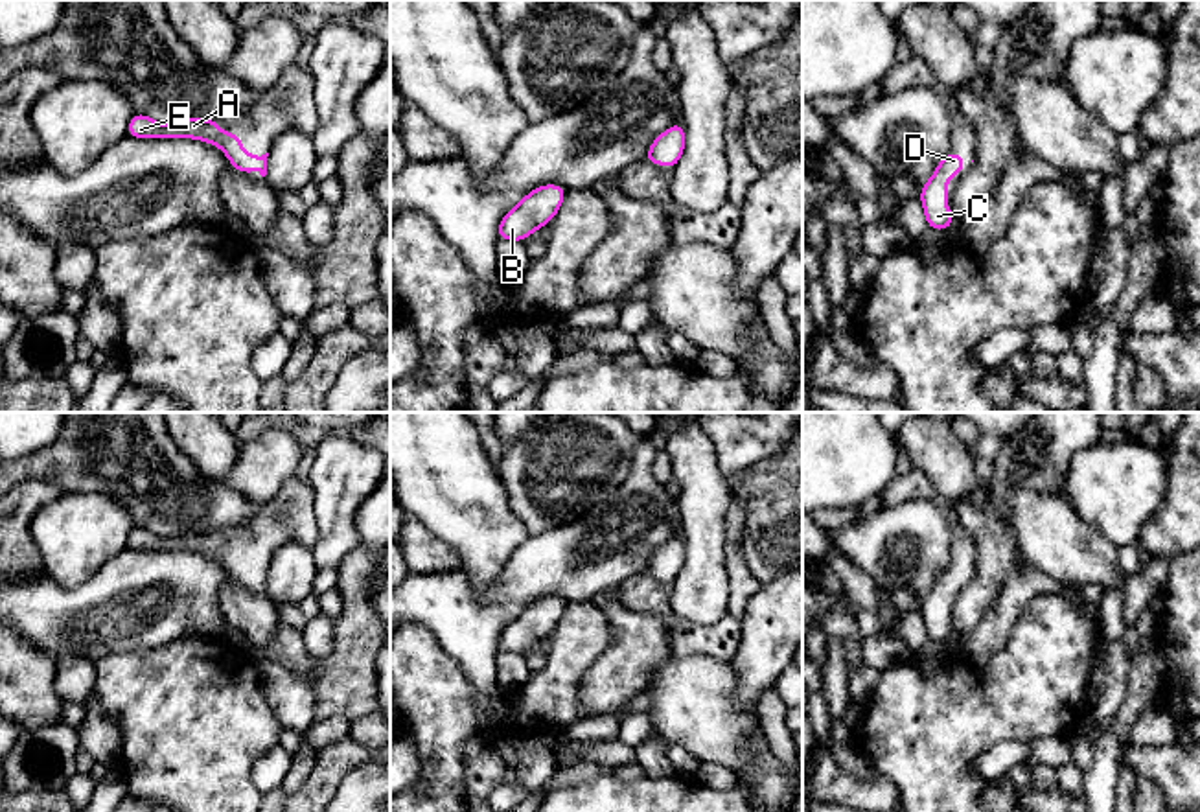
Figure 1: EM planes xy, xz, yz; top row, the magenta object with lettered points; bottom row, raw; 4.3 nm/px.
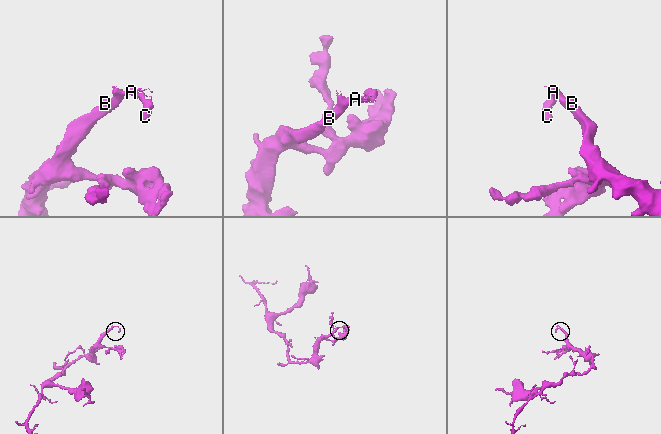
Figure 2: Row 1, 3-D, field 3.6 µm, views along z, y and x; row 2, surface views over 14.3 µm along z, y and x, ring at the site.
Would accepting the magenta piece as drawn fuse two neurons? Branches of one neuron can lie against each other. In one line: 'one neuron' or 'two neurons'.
one neuron

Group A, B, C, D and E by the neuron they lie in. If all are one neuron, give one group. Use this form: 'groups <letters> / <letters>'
groups A B C D E

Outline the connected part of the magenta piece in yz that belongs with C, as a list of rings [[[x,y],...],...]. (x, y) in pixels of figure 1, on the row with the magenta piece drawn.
[[[948,153],[935,168],[933,177],[920,188],[928,228],[946,230],[953,225],[953,210],[946,208],[946,186],[952,173],[964,173],[964,155]]]

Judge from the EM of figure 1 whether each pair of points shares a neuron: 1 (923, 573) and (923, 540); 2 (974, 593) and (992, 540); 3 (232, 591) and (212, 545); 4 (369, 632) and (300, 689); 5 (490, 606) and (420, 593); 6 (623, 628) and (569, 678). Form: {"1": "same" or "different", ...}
{"1": "same", "2": "same", "3": "different", "4": "different", "5": "same", "6": "different"}

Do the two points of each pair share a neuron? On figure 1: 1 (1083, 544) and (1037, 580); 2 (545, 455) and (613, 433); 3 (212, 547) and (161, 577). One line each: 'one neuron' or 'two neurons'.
1: two neurons
2: one neuron
3: two neurons

